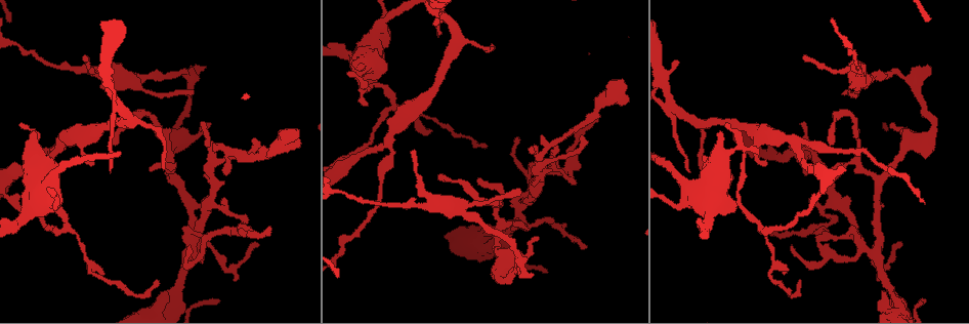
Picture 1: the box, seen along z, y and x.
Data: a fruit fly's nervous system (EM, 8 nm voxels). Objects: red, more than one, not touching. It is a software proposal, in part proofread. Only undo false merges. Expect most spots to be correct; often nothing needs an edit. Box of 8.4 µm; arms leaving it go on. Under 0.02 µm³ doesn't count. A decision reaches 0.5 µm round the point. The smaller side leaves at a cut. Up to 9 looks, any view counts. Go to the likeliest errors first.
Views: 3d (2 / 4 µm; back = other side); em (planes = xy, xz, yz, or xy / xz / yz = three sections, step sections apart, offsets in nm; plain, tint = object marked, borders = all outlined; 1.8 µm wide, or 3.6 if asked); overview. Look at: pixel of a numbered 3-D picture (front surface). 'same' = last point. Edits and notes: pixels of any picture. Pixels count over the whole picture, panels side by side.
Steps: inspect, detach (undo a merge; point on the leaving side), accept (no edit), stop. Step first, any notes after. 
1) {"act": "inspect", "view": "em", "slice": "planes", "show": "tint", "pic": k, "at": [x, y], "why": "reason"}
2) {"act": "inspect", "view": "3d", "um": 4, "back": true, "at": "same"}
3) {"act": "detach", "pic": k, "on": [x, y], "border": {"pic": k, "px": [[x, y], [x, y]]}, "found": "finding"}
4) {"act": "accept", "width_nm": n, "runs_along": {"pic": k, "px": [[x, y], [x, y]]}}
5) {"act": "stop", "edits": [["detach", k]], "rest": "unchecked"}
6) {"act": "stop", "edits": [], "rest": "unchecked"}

{"act": "inspect", "view": "3d", "um": 4, "pic": 1, "at": [539, 154], "why": "sharp bend"}

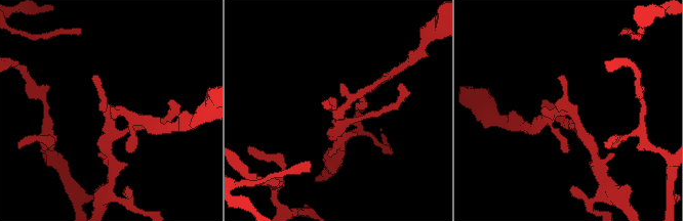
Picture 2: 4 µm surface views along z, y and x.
{"act": "inspect", "view": "em", "slice": "planes", "show": "tint", "pic": 2, "at": [569, 112]}

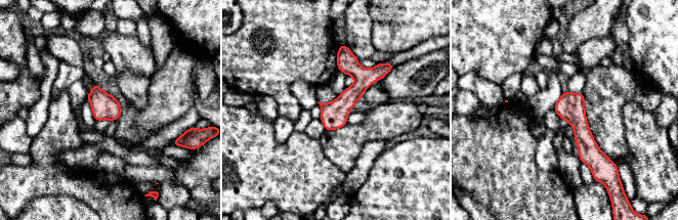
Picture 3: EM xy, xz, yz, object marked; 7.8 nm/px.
{"act": "accept", "found": "one cell here"}

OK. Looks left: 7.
{"act": "inspect", "view": "3d", "um": 4, "pic": 1, "at": [516, 259], "why": "arms part here"}

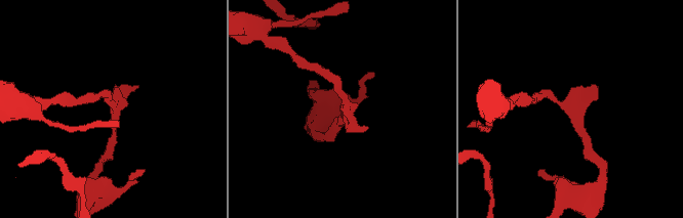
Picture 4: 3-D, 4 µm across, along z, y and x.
{"act": "inspect", "view": "em", "slice": "xz", "step": 4, "show": "tint", "pic": 4, "at": [570, 109], "why": "now the EM"}

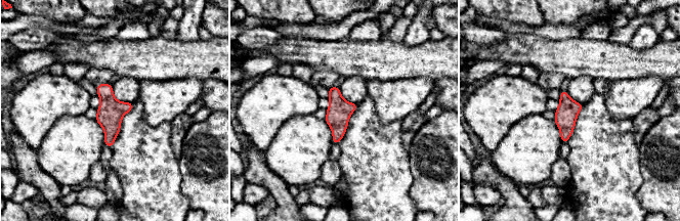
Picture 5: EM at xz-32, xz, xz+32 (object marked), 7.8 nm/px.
{"act": "inspect", "view": "em", "slice": "planes", "show": "tint", "at": "same", "why": "another direction"}

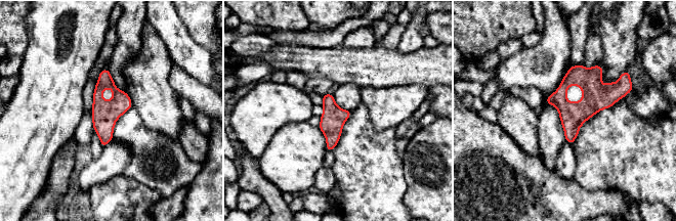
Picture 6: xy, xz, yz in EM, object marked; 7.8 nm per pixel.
{"act": "accept", "width_nm": 190, "found": "one cell here"}

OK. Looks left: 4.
{"act": "inspect", "view": "3d", "um": 4, "back": true, "pic": 1, "at": [879, 252], "why": "looks like a crossing"}

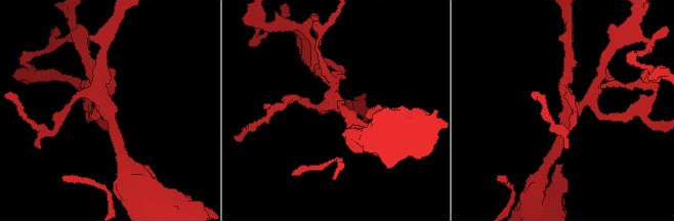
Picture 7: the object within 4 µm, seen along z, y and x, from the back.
{"act": "inspect", "view": "em", "slice": "planes", "show": "tint", "pic": 7, "at": [568, 110]}

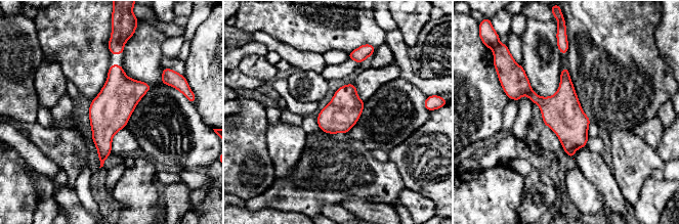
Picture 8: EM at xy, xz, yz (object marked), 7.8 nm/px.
{"act": "accept", "found": "all the same cell"}

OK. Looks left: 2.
{"act": "inspect", "view": "em", "slice": "planes", "show": "tint", "pic": 1, "at": [243, 219], "why": "abrupt turn"}

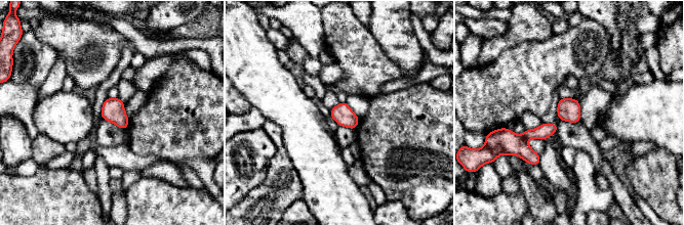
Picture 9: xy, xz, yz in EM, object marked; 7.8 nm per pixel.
{"act": "accept", "width_nm": 160, "found": "continuous, no second cell"}

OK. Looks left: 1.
{"act": "stop", "edits": [], "rest": "unchecked"}

